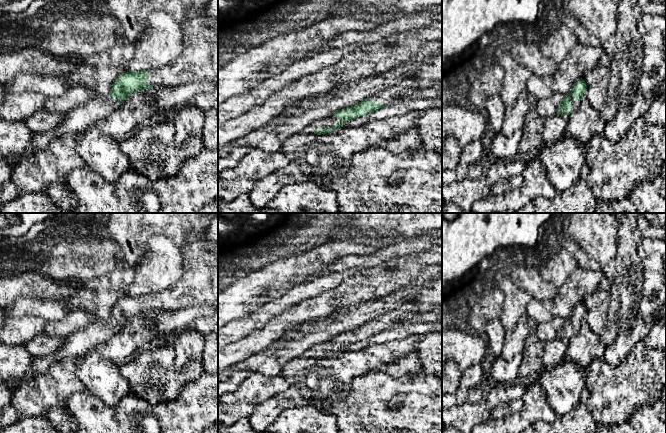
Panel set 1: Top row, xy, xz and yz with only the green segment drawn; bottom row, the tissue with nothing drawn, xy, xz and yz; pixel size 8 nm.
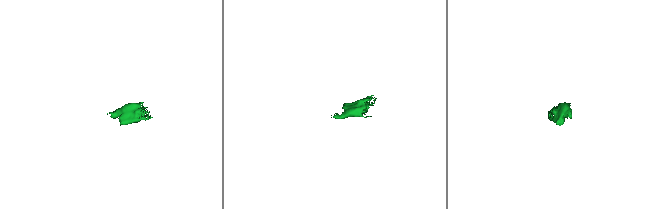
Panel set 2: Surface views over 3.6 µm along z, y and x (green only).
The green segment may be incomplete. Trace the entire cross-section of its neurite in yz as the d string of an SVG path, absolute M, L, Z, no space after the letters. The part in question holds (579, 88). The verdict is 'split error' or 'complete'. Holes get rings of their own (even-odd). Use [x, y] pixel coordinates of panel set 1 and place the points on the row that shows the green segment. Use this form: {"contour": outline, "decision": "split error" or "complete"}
{"contour": "M583 79L578 80L572 87L570 94L563 97L556 113L561 116L571 115L580 106L580 100L586 91L587 85Z", "decision": "split error"}

